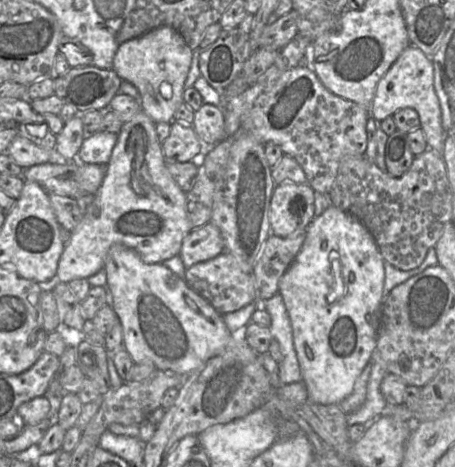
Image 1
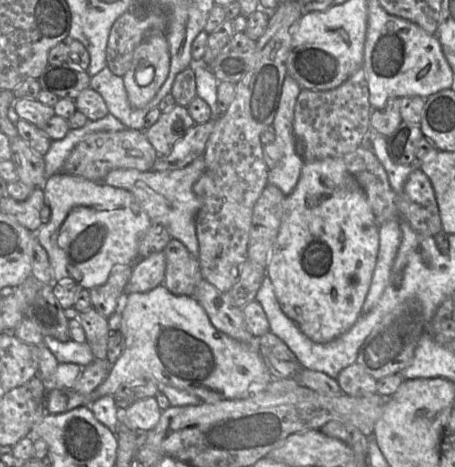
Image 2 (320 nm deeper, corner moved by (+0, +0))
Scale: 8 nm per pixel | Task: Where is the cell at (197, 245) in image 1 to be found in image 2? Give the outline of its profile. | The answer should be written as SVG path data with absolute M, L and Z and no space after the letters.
M163 251L141 258L133 264L131 276L124 288L124 296L131 293L147 292L163 285L166 258Z

